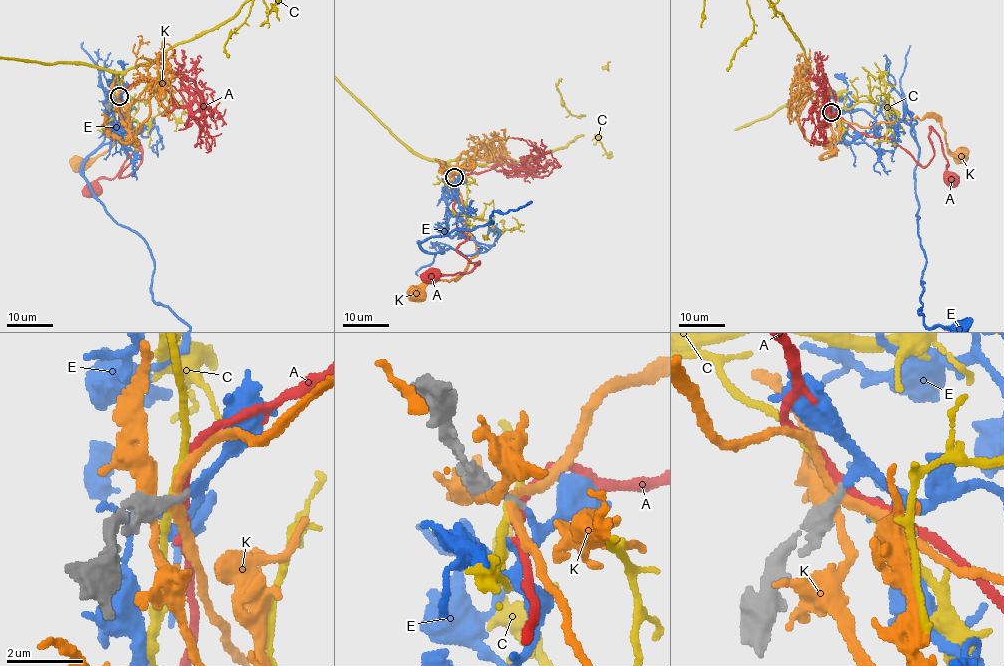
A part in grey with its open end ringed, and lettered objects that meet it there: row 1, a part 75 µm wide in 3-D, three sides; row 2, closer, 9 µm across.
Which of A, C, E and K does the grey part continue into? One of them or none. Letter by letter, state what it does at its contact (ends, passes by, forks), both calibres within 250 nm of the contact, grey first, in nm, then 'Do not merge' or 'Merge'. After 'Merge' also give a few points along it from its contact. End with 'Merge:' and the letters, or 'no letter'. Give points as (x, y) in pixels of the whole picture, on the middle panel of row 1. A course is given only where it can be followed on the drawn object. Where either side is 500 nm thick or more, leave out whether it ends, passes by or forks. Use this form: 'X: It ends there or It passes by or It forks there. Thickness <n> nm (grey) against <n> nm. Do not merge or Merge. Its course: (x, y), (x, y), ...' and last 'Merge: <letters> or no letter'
A: It passes by. Thickness 200 nm (grey) against 220 nm. Do not merge
C: It passes by. Thickness 320 nm (grey) against 180 nm. Do not merge
E: It passes by. Thickness 200 nm (grey) against 170 nm. Merge
K: It forks there. Thickness 480 nm (grey) against 300 nm. Do not merge
Merge: E

